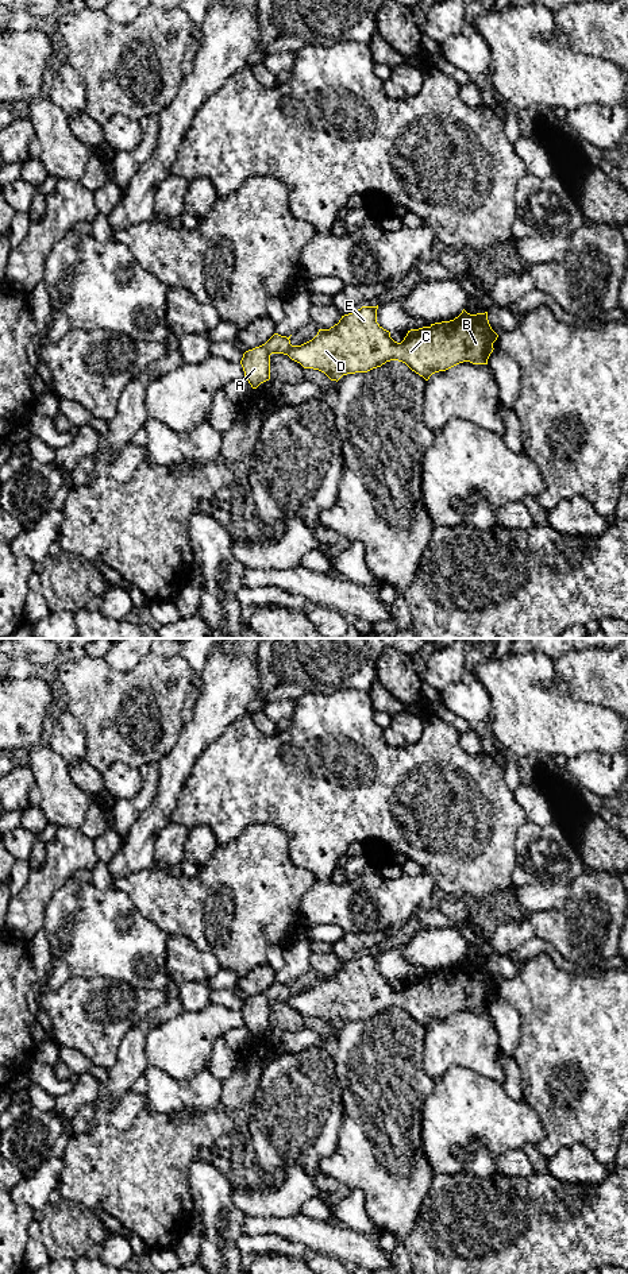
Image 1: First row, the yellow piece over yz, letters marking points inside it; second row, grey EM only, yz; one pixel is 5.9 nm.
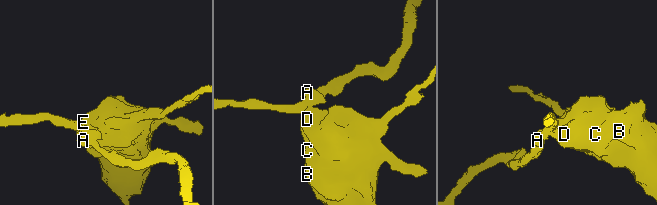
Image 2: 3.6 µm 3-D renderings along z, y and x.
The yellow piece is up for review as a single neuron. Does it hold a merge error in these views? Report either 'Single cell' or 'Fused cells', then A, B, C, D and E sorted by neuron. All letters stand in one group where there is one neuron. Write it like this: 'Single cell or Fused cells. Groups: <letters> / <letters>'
Fused cells. Groups: A / B C D E

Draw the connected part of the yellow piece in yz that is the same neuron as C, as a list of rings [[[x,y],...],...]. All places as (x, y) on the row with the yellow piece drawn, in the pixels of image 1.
[[[378,305],[362,306],[342,316],[339,323],[330,329],[319,329],[312,340],[301,345],[292,345],[286,355],[304,368],[319,370],[336,382],[343,375],[367,372],[390,360],[405,363],[428,381],[432,374],[446,371],[463,362],[488,364],[494,350],[493,343],[498,337],[489,324],[488,312],[470,314],[463,309],[454,320],[408,331],[404,340],[397,343],[390,337],[390,332],[377,323],[377,309]]]

